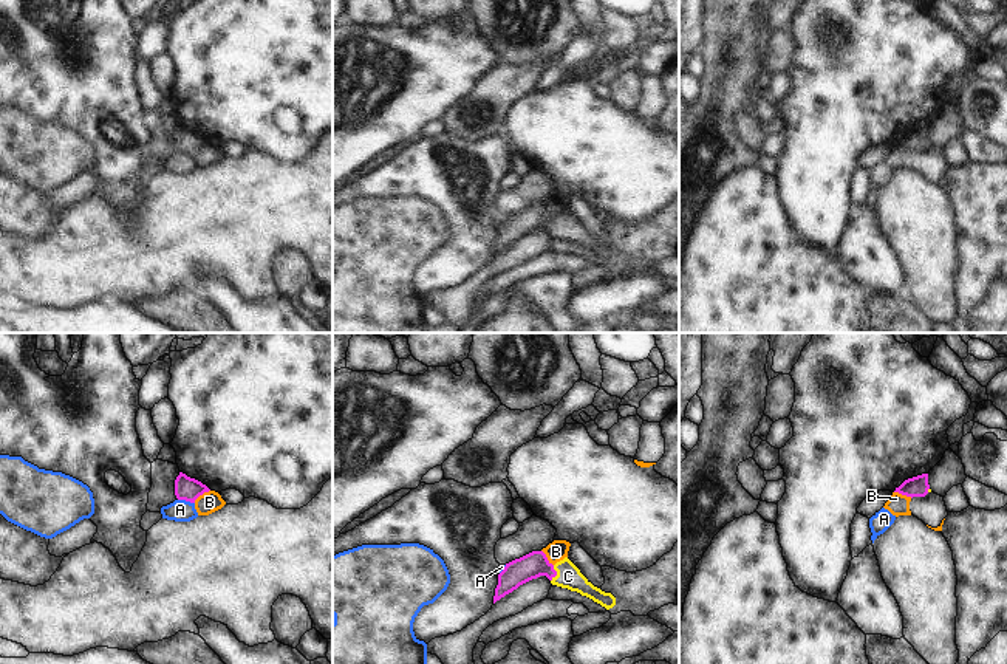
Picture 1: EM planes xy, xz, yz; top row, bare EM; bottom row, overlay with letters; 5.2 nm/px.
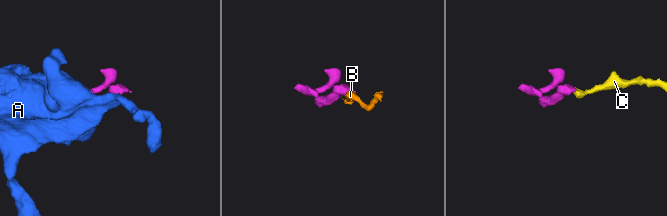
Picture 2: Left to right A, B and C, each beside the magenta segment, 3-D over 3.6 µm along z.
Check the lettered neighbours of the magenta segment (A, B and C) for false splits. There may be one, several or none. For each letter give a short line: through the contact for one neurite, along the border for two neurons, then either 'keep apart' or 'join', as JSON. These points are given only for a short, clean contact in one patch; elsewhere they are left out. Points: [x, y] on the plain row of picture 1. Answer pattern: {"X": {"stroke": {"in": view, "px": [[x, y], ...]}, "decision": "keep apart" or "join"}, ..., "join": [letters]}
{"A": {"decision": "keep apart"}, "B": {"stroke": {"in": "xy", "px": [[209, 143], [194, 155]]}, "decision": "keep apart"}, "C": {"stroke": {"in": "xz", "px": [[535, 217], [556, 226], [568, 229]]}, "decision": "join"}, "join": ["C"]}

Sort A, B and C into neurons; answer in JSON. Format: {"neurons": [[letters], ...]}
{"neurons": [["A"], ["B"], ["C"]]}

